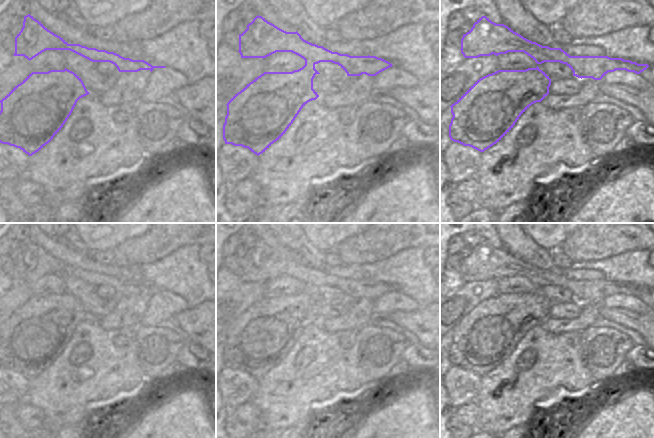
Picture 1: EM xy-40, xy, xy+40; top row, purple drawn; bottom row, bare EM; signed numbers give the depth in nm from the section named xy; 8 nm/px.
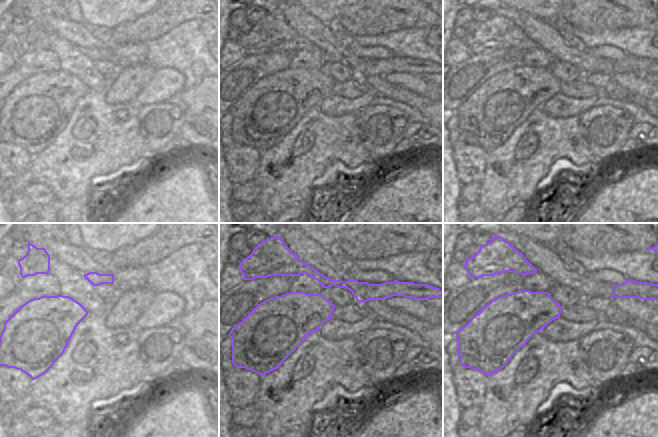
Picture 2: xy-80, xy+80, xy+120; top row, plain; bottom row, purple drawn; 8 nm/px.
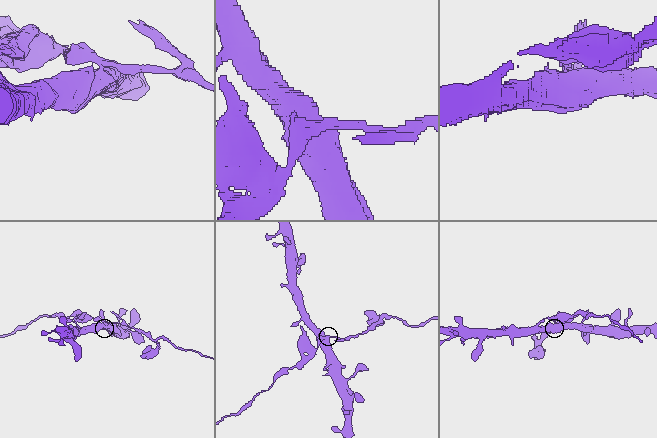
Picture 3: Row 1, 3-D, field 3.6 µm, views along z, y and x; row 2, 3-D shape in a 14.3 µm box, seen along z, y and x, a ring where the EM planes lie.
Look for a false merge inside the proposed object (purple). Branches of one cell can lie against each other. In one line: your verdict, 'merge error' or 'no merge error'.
merge error

